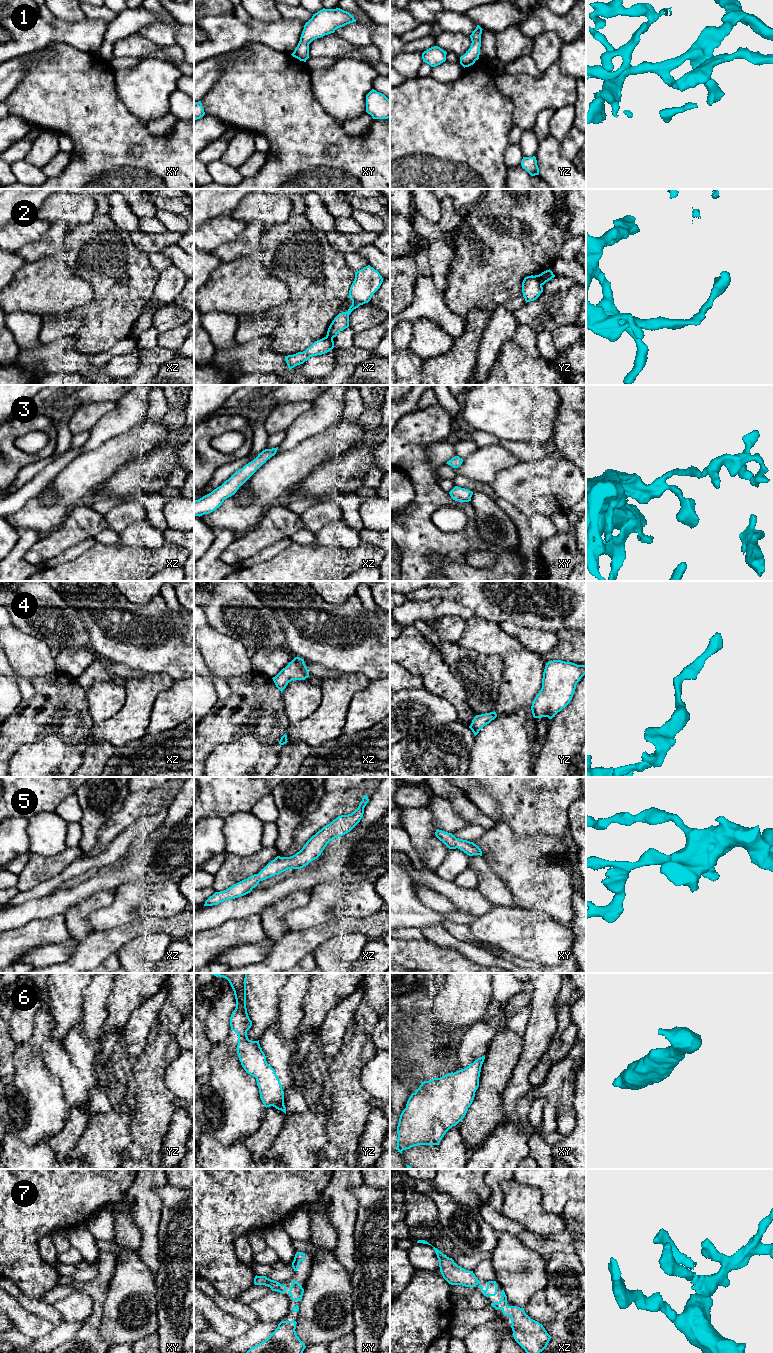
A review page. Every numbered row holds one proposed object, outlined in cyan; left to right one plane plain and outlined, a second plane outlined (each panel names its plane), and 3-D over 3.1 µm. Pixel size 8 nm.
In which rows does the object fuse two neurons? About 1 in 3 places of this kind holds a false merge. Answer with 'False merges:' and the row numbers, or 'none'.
False merges: 2

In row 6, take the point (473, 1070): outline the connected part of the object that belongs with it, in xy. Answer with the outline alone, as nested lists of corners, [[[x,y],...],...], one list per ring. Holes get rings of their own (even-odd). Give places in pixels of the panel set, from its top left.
[[[485,1055],[464,1069],[421,1083],[409,1097],[406,1108],[400,1115],[396,1150],[402,1154],[403,1150],[414,1146],[438,1145],[446,1132],[462,1121],[479,1087],[479,1077],[484,1059]]]

